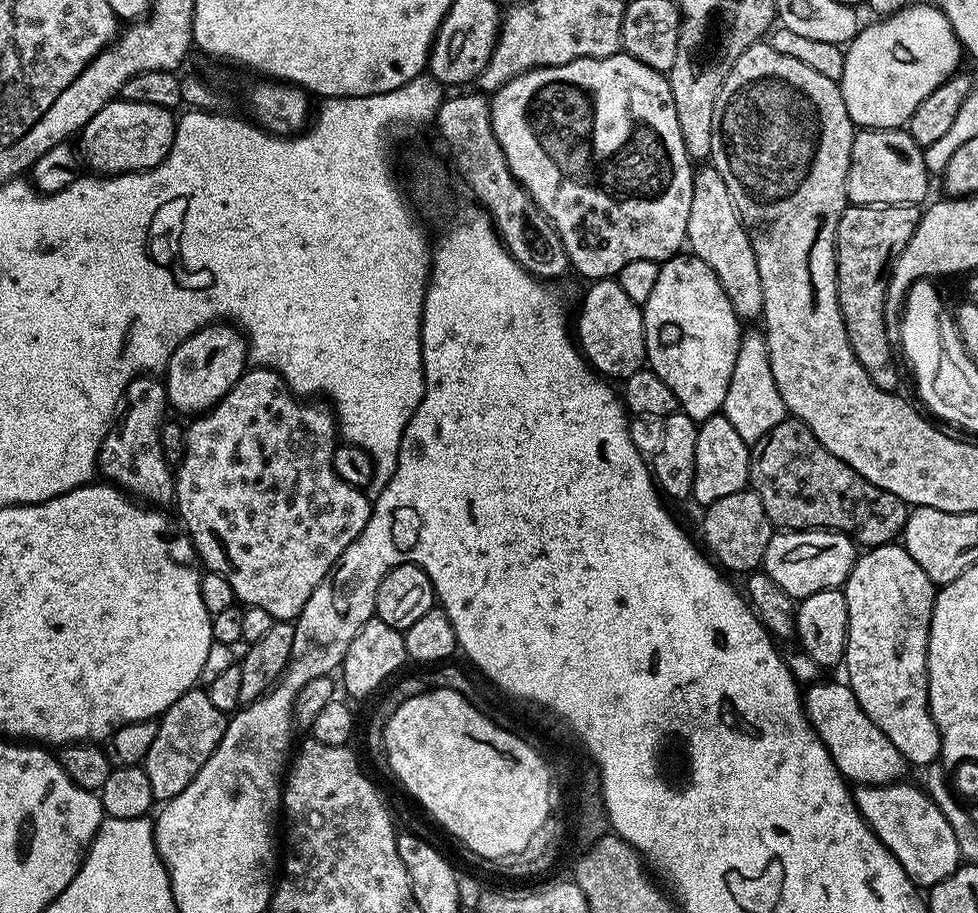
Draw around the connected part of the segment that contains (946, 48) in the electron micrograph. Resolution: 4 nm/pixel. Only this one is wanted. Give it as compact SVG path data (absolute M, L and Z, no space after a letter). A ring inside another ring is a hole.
M909 3L908 7L898 10L892 16L885 16L875 21L877 24L865 23L847 45L844 53L844 76L838 81L840 88L848 88L848 100L852 100L852 108L856 108L856 100L864 100L864 96L884 96L884 100L892 100L888 108L896 112L896 92L900 92L900 84L896 84L896 64L888 64L888 60L920 60L920 68L924 68L924 60L932 60L928 64L928 72L920 72L916 76L916 96L908 96L908 108L912 108L912 100L922 102L949 76L957 75L962 57L960 39L954 34L950 22L944 13L936 9L932 3ZM872 60L880 60L880 64L872 64ZM888 68L888 76L884 76L884 84L880 80L864 80L860 72L884 72Z

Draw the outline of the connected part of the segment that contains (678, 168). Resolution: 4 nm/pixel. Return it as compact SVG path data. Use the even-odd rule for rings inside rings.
M623 50L606 58L583 56L562 66L536 68L533 72L523 72L520 76L515 76L491 97L490 107L494 138L498 138L498 146L502 146L502 154L514 178L528 191L530 198L542 210L542 214L546 214L546 218L562 238L562 246L568 255L569 265L573 269L577 268L585 276L585 281L615 278L622 270L622 266L626 266L626 262L635 262L638 258L666 261L685 247L686 218L690 218L694 164L688 159L688 151L682 142L682 130L678 130L678 114L674 110L674 98L670 94L665 73L638 62L638 58L628 55Z

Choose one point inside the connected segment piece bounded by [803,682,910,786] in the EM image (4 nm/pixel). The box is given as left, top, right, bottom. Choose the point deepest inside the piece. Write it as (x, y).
(864, 755)

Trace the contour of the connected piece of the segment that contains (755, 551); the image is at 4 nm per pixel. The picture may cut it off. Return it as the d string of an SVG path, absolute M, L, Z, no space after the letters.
M745 490L738 494L729 494L727 498L718 498L718 502L707 505L703 512L702 544L721 569L729 573L747 574L757 571L763 565L766 546L774 535L774 529L766 514L766 506L762 506L762 498L758 498L756 492Z

